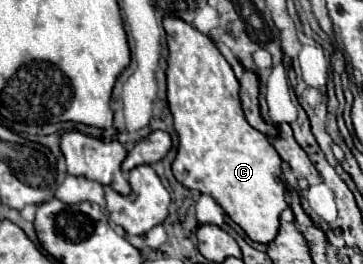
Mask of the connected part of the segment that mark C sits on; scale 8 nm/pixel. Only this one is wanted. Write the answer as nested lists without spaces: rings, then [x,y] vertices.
[[[165,17],[163,27],[167,31],[167,45],[169,45],[167,101],[175,121],[175,131],[179,135],[179,149],[173,161],[173,175],[187,189],[211,195],[225,209],[225,213],[249,235],[249,239],[267,245],[275,239],[279,231],[281,211],[289,207],[285,201],[281,157],[269,143],[267,135],[259,133],[245,121],[239,99],[239,81],[231,65],[217,49],[217,45],[207,35],[199,33],[193,25],[177,21],[177,17]]]

